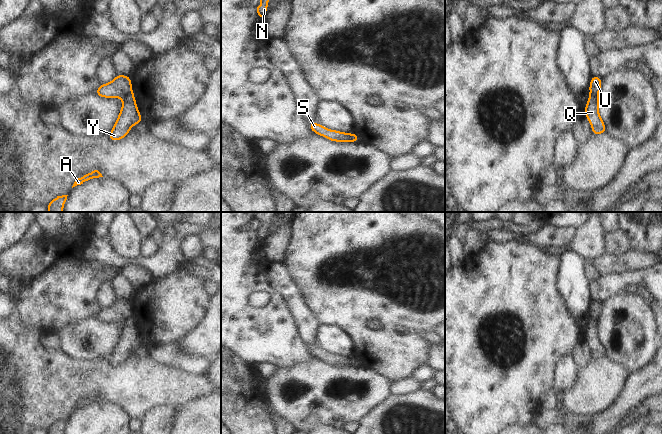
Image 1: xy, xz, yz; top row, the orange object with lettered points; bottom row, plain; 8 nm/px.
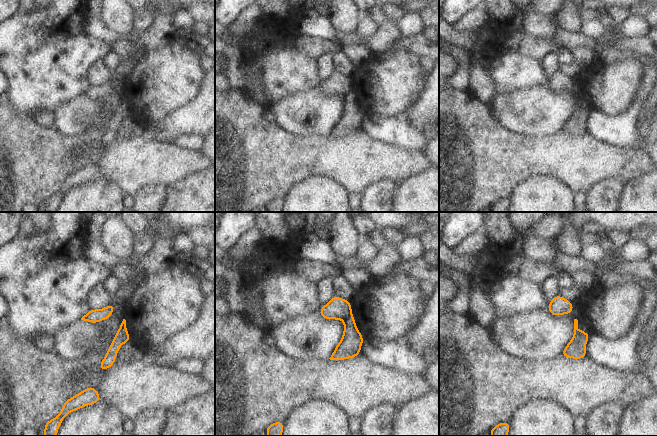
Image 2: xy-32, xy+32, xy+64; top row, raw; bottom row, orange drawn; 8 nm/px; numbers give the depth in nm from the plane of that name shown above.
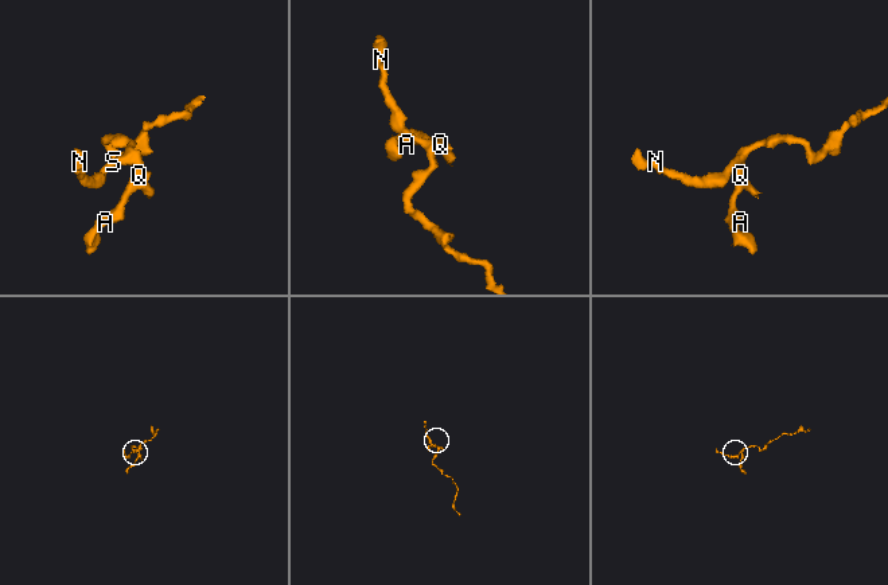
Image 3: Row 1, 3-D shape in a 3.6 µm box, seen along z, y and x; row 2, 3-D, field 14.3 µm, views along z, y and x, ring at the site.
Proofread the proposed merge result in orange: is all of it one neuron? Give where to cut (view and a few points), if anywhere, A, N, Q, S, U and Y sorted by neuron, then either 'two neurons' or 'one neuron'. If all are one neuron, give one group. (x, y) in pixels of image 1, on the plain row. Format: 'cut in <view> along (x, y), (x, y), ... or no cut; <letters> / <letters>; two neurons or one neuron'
cut in xy along (131, 315), (122, 321); A Q Y / N S U; two neurons

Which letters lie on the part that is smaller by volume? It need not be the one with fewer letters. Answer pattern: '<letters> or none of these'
A, Q, Y

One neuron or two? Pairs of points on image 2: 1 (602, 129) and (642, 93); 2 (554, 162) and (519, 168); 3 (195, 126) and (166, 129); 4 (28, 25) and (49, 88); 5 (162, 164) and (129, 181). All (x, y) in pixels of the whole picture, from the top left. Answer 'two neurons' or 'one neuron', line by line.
1: one neuron
2: one neuron
3: one neuron
4: one neuron
5: one neuron

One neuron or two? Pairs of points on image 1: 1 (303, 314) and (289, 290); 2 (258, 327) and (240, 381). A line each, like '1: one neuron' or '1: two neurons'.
1: one neuron
2: two neurons

